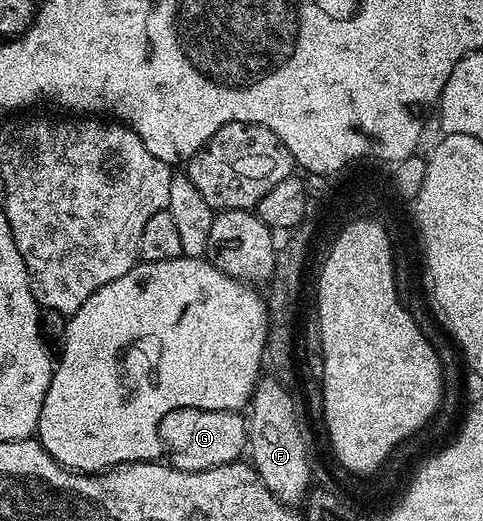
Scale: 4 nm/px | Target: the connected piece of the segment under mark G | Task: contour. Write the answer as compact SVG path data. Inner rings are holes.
M183 410L169 412L158 423L158 437L162 440L170 467L185 472L212 470L216 466L233 464L248 448L248 420L241 411Z

